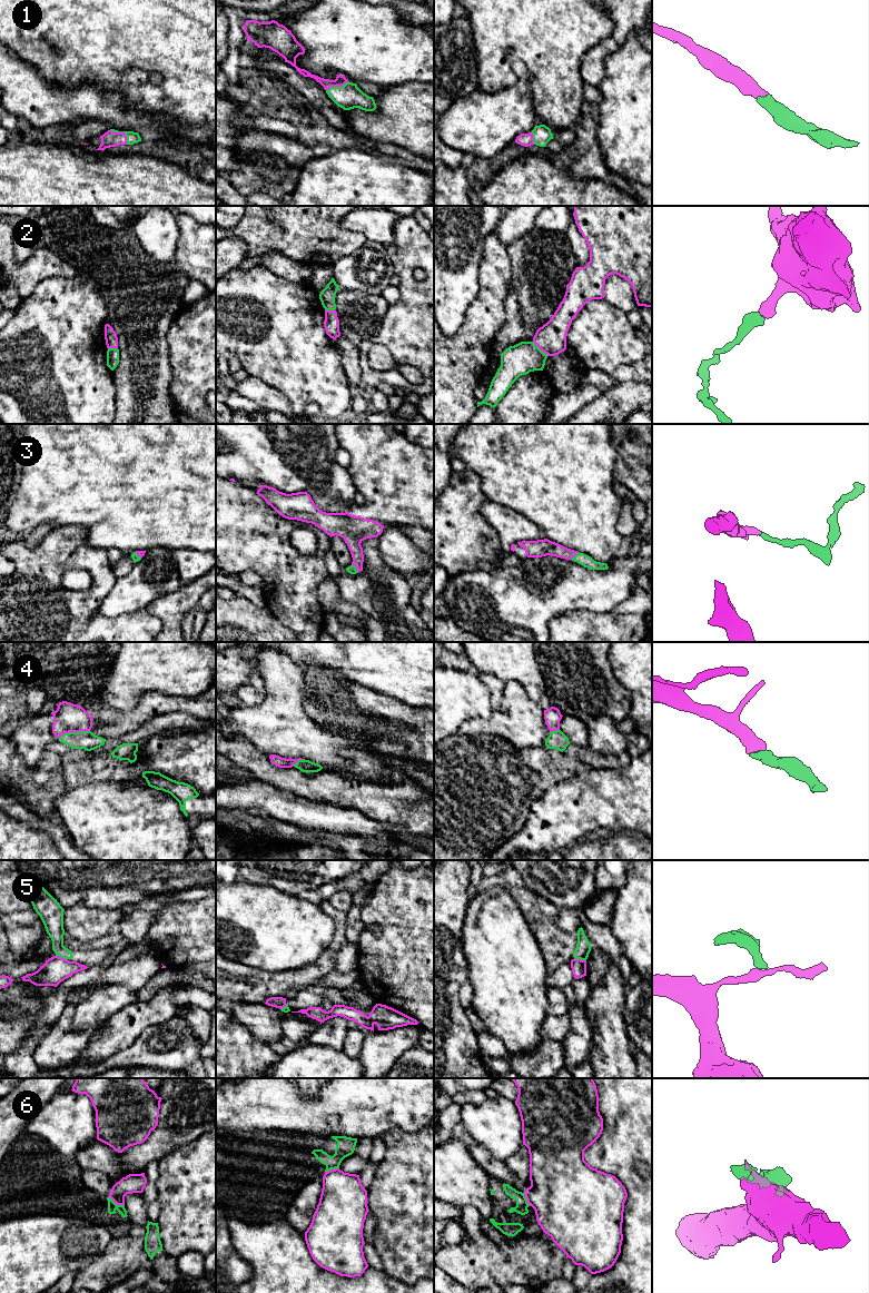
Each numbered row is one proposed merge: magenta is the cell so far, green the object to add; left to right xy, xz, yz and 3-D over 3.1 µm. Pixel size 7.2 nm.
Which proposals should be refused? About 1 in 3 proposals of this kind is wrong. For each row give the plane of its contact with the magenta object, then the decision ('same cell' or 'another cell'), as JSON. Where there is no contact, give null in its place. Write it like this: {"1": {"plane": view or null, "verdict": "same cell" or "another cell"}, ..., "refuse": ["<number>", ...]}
{"1": {"plane": "xy", "verdict": "same cell"}, "2": {"plane": "yz", "verdict": "same cell"}, "3": {"plane": "xz", "verdict": "same cell"}, "4": {"plane": "xy", "verdict": "same cell"}, "5": {"plane": "xy", "verdict": "another cell"}, "6": {"plane": "xy", "verdict": "another cell"}, "refuse": ["5", "6"]}

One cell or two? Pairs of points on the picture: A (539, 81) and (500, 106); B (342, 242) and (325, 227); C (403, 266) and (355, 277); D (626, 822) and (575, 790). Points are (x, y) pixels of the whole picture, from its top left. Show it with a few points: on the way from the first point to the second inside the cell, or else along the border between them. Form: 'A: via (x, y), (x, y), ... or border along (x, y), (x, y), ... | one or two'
A: border along (522, 61), (527, 70), (527, 87), (535, 112) | two
B: via (337, 239), (329, 232) | one
C: border along (384, 245), (395, 274) | two
D: via (614, 810), (602, 798), (588, 798) | one

